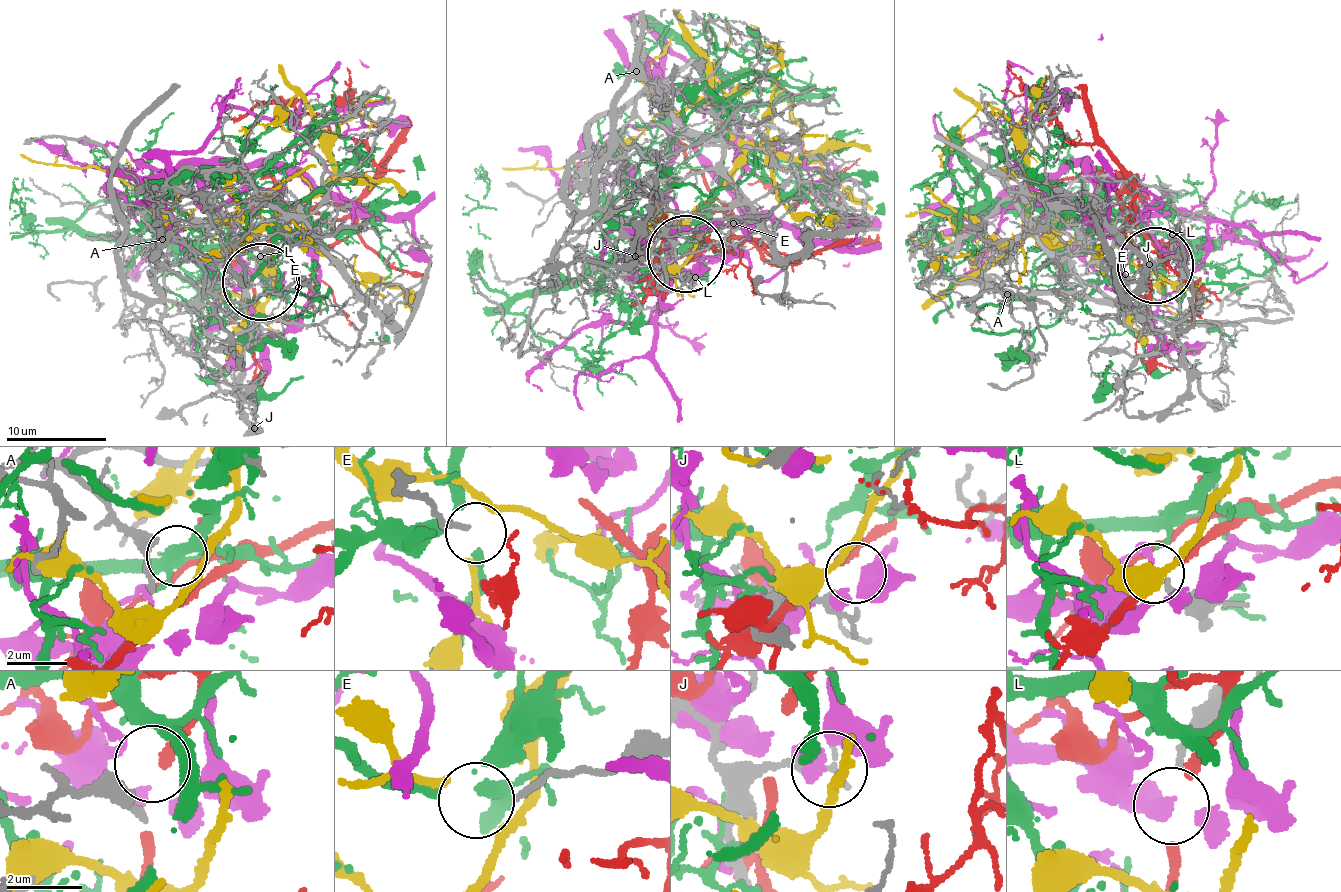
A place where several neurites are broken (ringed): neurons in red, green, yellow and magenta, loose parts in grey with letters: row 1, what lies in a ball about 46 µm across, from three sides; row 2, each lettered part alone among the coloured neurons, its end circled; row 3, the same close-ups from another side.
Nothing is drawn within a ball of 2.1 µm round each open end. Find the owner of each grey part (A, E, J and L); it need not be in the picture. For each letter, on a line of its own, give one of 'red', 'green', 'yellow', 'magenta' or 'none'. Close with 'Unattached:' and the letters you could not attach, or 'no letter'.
A: none
E: none
J: none
L: red
Unattached: A, E, J

